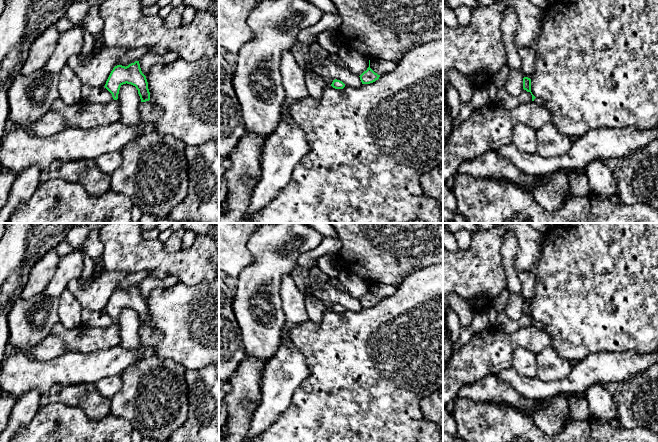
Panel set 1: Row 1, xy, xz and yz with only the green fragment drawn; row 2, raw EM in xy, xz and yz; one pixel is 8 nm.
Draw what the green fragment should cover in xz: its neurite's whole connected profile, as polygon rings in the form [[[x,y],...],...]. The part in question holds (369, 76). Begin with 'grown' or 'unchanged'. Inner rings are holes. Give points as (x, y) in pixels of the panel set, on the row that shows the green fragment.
unchanged; [[[369,60],[369,67],[359,77],[360,77],[360,80],[361,80],[362,84],[370,84],[370,83],[373,83],[376,80],[378,80],[379,77],[380,77],[380,75],[378,75],[377,73],[375,73],[370,68],[370,60]]]

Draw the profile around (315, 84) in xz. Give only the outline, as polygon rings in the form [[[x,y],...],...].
[[[313,72],[306,74],[306,88],[309,96],[316,100],[321,98],[323,90],[331,86],[332,82],[333,79],[319,76]]]

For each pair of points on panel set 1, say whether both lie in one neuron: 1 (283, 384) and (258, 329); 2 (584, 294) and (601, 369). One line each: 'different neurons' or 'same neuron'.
1: different neurons
2: different neurons

